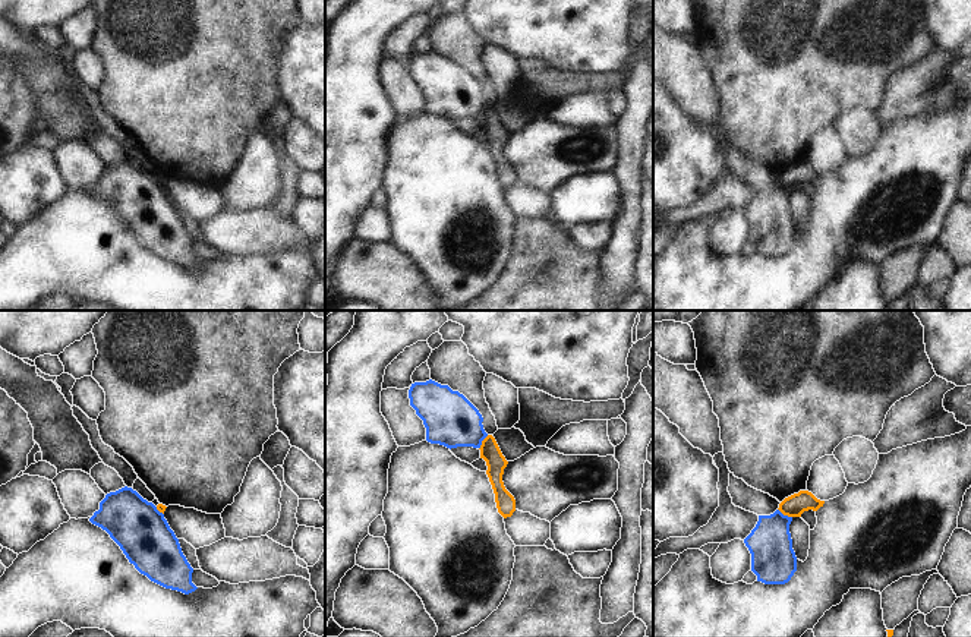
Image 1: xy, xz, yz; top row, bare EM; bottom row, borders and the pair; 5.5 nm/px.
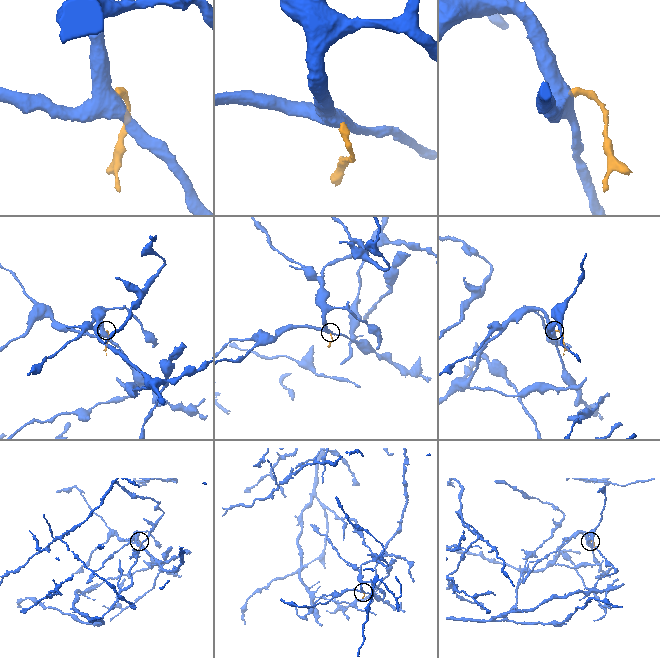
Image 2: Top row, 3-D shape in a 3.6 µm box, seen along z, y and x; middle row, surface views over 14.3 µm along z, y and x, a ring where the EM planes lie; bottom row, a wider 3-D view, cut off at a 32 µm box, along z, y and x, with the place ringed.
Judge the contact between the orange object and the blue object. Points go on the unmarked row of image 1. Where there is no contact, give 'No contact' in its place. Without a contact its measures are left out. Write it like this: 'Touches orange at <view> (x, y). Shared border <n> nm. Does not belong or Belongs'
Touches orange at yz (785, 186). Shared border 90 nm. Does not belong.

